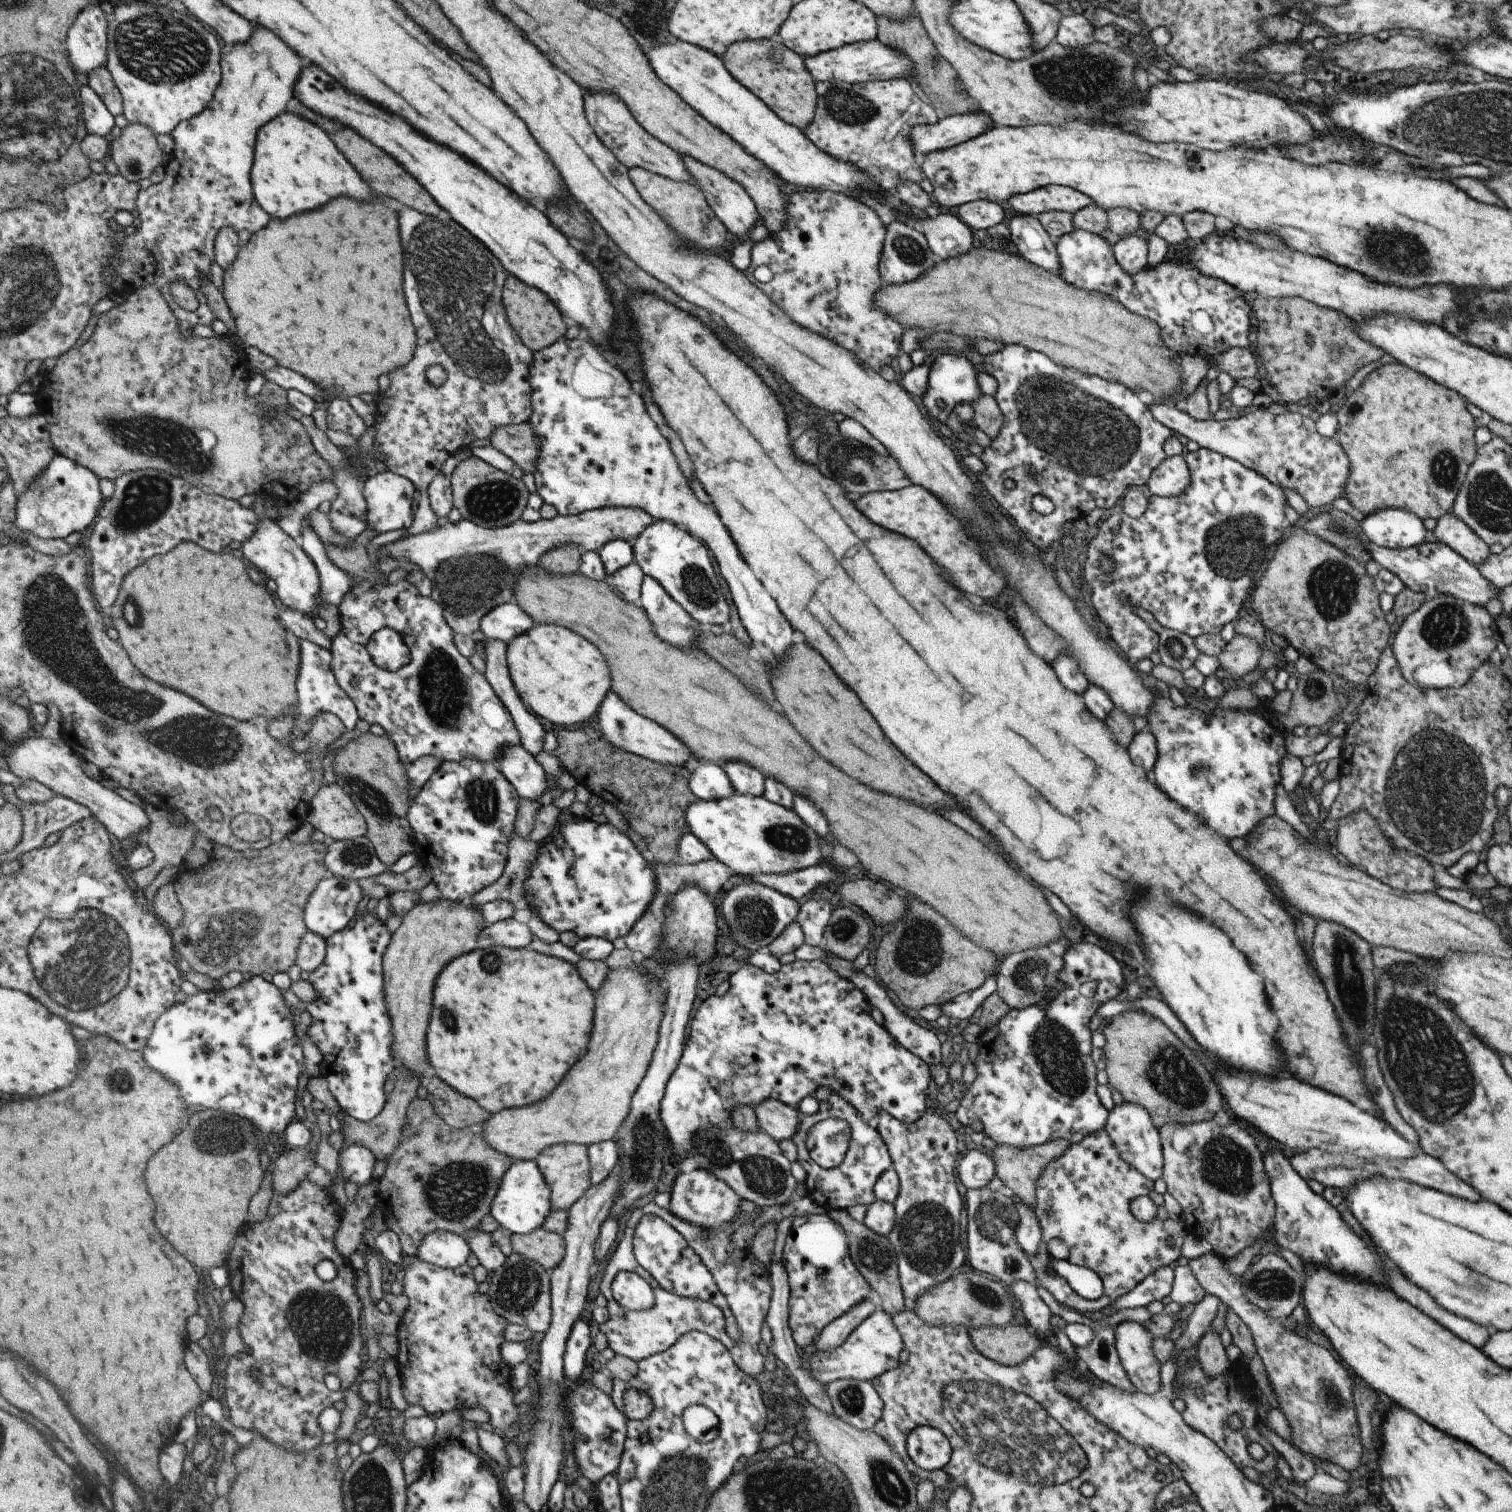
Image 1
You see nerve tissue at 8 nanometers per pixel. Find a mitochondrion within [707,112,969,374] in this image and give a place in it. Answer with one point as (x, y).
(908, 249)

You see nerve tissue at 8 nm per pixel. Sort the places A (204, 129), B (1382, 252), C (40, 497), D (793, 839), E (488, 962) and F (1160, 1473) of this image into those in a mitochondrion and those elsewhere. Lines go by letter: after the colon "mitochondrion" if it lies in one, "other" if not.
A: other
B: mitochondrion
C: mitochondrion
D: mitochondrion
E: mitochondrion
F: other

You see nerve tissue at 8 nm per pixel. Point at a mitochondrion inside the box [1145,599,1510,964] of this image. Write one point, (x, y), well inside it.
(1435, 787)

